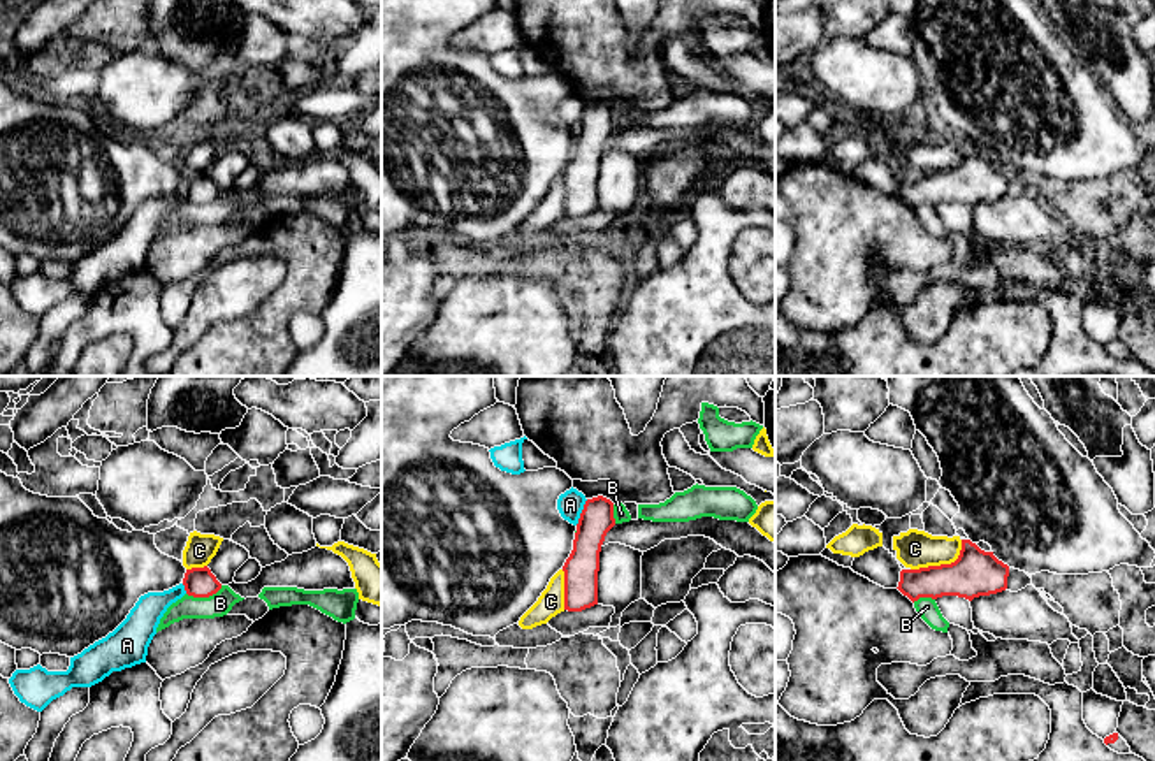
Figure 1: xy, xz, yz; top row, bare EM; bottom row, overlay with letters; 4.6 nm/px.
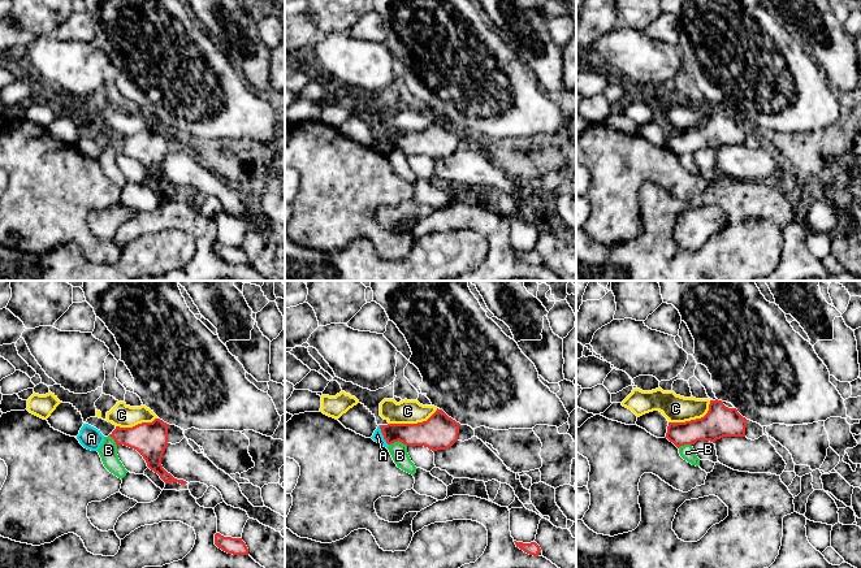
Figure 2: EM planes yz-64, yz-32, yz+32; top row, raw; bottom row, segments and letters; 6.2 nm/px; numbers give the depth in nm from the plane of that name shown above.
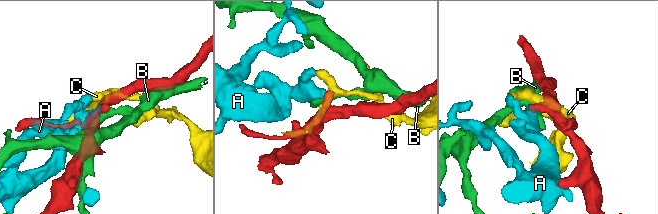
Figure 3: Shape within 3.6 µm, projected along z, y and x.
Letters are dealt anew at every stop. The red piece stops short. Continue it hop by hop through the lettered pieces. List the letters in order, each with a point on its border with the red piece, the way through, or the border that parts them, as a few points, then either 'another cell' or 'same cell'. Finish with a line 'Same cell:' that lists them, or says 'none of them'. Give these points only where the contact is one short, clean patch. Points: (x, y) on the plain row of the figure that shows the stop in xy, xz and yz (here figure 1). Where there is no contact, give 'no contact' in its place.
A: contact xz (582, 118); border xz (588, 106), (575, 130); another cell
B: contact xy (204, 202); border xy (222, 192), (208, 202), (187, 201); another cell
C: contact yz (943, 171); another cell
Same cell: none of them

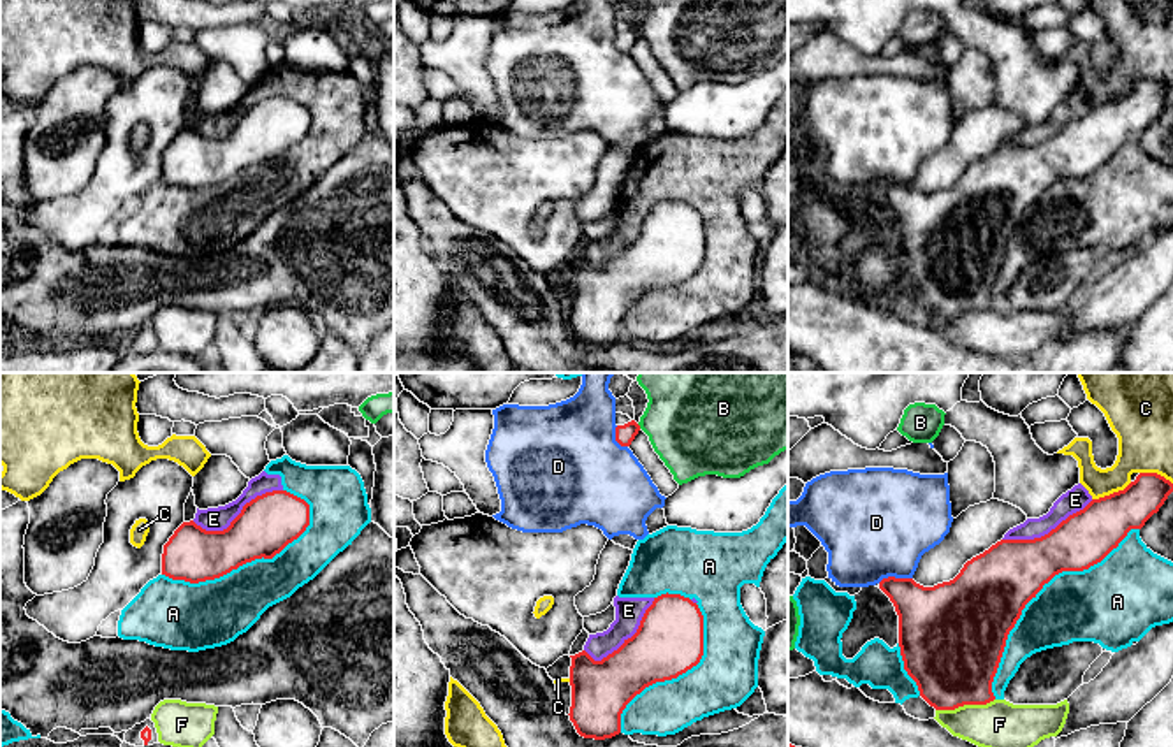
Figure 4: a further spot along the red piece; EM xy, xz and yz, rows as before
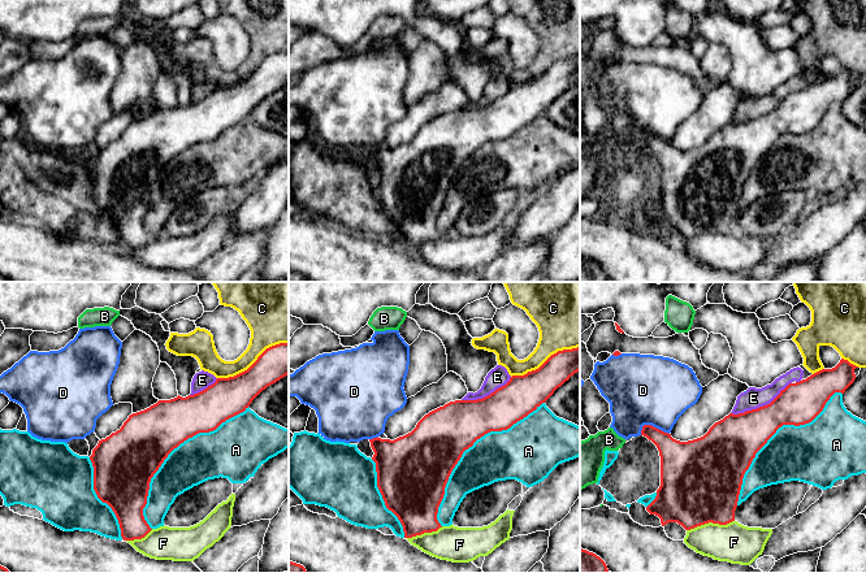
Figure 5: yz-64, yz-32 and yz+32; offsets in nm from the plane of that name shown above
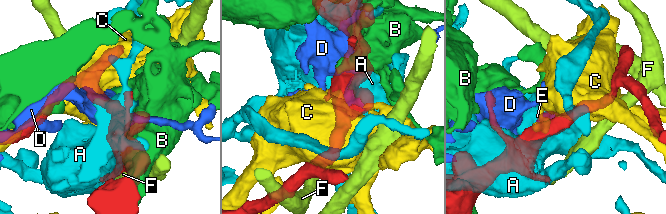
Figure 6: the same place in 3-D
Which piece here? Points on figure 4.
A: contact yz (1036, 199); another cell
B: contact xz (639, 32); another cell
C: contact yz (1114, 99); another cell
D: contact yz (894, 183); another cell
E: contact xy (238, 122); another cell
F: contact yz (964, 310); another cell
Same cell: none of them

